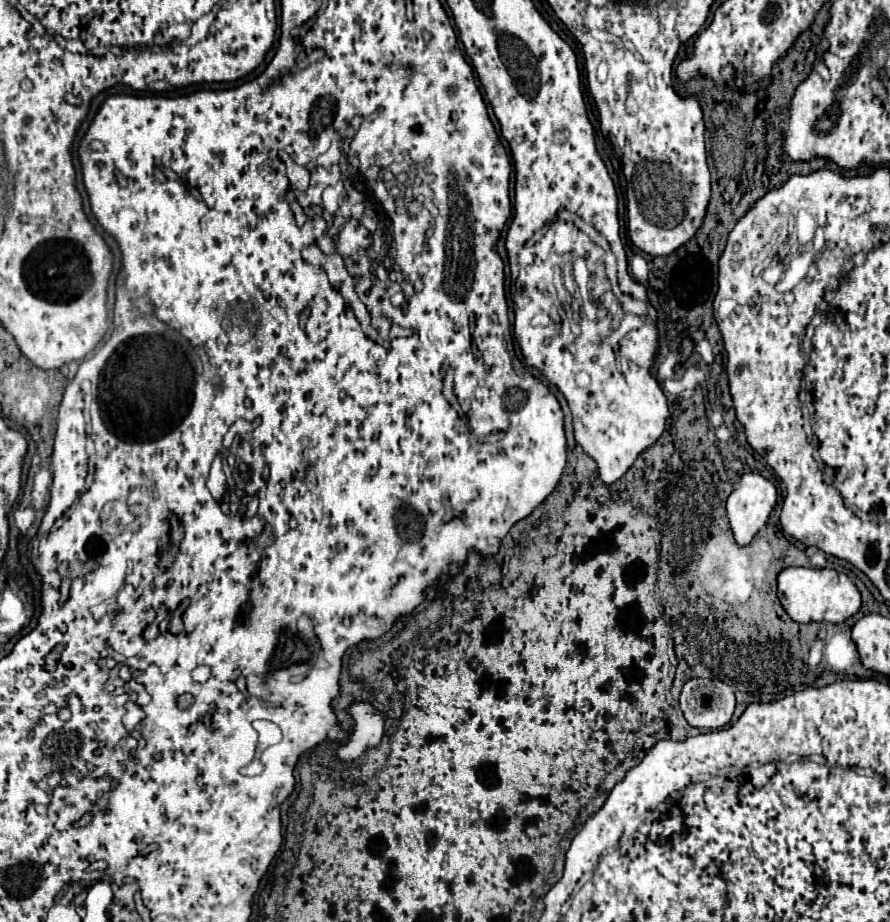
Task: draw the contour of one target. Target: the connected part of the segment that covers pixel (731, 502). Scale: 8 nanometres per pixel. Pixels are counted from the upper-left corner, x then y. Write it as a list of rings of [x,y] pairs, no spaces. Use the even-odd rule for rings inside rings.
[[[756,472],[742,474],[726,500],[726,514],[734,538],[754,538],[776,506],[776,488]]]

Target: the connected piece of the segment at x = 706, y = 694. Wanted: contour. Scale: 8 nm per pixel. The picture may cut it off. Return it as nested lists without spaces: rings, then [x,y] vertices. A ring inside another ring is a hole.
[[[692,678],[680,694],[684,718],[694,728],[722,728],[734,714],[734,690],[720,680]]]

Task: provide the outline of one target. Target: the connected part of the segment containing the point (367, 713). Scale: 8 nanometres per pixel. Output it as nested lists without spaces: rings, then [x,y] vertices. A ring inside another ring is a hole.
[[[354,704],[350,706],[350,714],[356,722],[354,732],[348,738],[350,744],[338,748],[338,758],[346,762],[362,756],[366,748],[376,746],[384,734],[384,716],[372,704]]]

